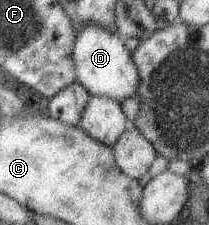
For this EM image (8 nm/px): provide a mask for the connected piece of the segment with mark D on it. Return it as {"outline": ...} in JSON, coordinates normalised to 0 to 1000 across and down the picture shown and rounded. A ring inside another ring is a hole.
{"outline":[[[402,107],[392,133],[359,147],[344,204],[344,276],[373,360],[426,427],[493,427],[555,453],[656,427],[660,324],[622,231],[593,209],[593,169],[526,142],[469,107]]]}

